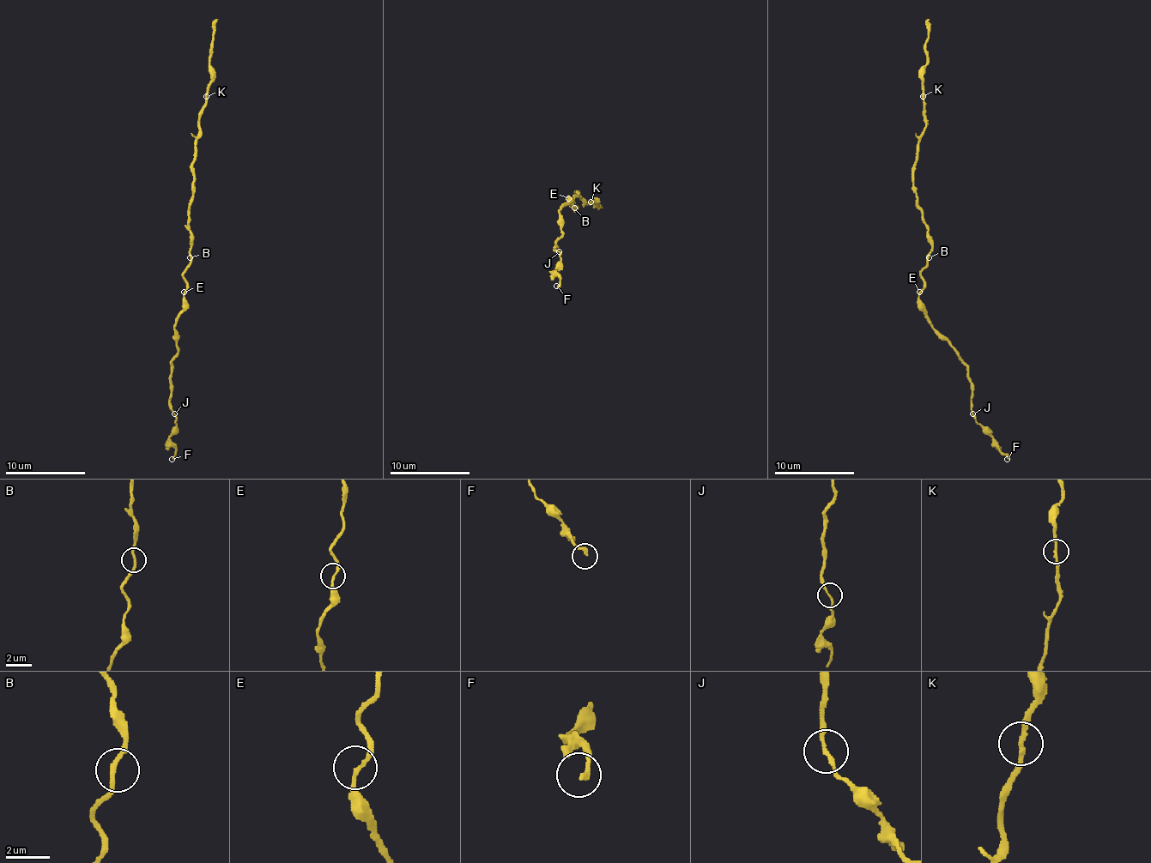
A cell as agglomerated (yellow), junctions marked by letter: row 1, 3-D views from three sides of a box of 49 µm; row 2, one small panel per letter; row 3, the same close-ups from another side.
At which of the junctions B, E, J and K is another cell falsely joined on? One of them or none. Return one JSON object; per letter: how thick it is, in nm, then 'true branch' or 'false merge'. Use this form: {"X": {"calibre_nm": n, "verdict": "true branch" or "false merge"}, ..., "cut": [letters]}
{"B": {"calibre_nm": 190, "verdict": "true branch"}, "E": {"calibre_nm": 160, "verdict": "true branch"}, "J": {"calibre_nm": 140, "verdict": "false merge"}, "K": {"calibre_nm": 200, "verdict": "true branch"}, "cut": ["J"]}

